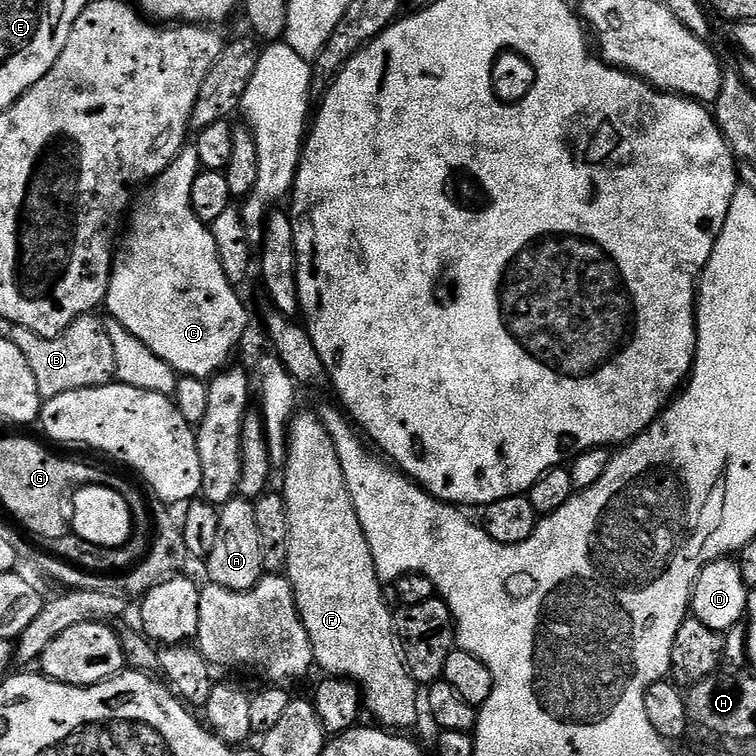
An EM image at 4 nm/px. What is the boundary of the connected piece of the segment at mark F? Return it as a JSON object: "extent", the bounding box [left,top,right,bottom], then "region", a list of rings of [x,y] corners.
{"extent":[282,411,422,730],"region":[[[297,411],[293,415],[288,425],[288,447],[286,449],[286,463],[283,465],[284,471],[284,488],[282,487],[282,495],[286,502],[286,514],[290,518],[290,554],[288,555],[288,567],[286,575],[292,584],[294,590],[294,598],[296,605],[300,611],[302,622],[306,626],[306,634],[310,634],[310,646],[312,647],[312,659],[317,665],[320,664],[325,668],[327,675],[332,678],[347,678],[360,688],[362,704],[365,709],[372,711],[372,716],[377,725],[383,726],[388,730],[408,730],[404,728],[412,728],[420,720],[420,712],[422,716],[422,696],[418,691],[416,679],[408,672],[408,667],[404,665],[404,658],[398,651],[396,642],[396,634],[392,631],[393,609],[389,607],[383,600],[381,590],[382,581],[378,578],[378,574],[374,570],[374,558],[370,554],[370,542],[366,542],[366,534],[362,530],[362,526],[358,522],[358,514],[354,510],[354,502],[350,498],[350,490],[348,483],[342,472],[342,462],[338,460],[338,450],[323,419],[319,415],[315,416],[312,412]]]}

